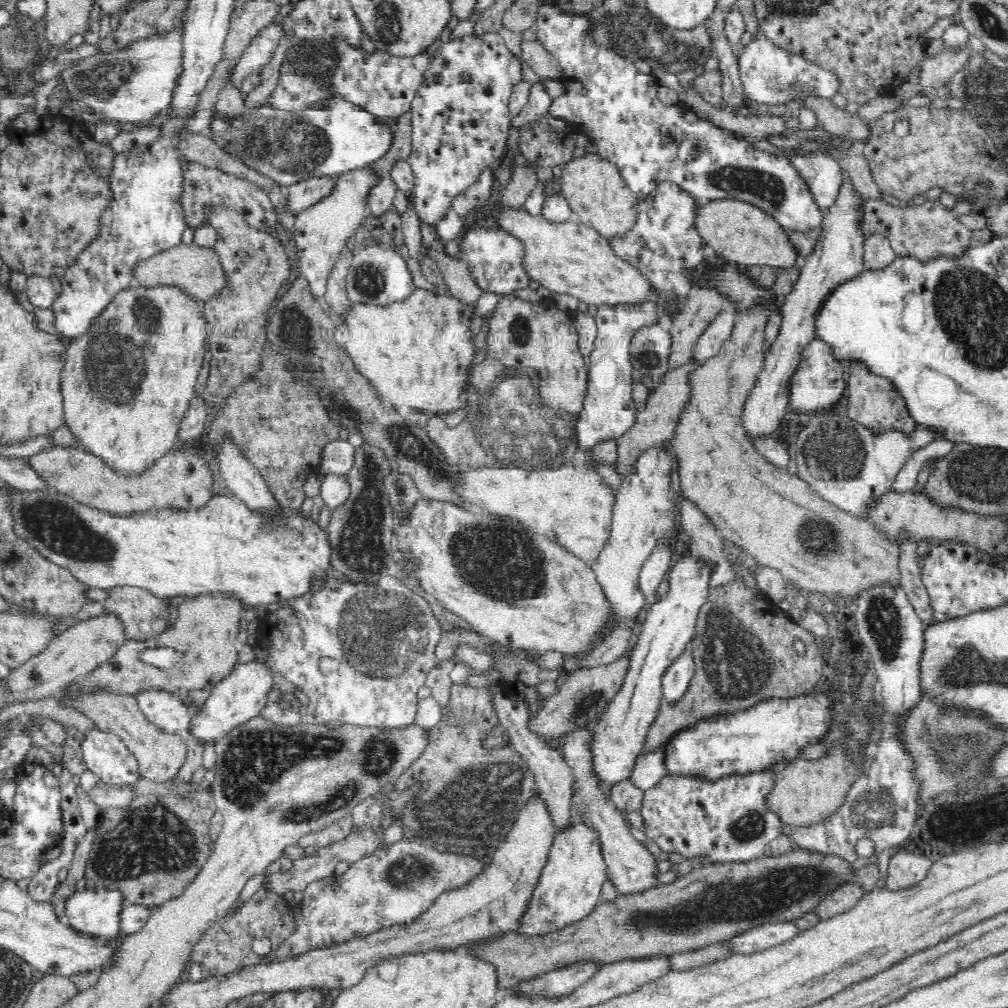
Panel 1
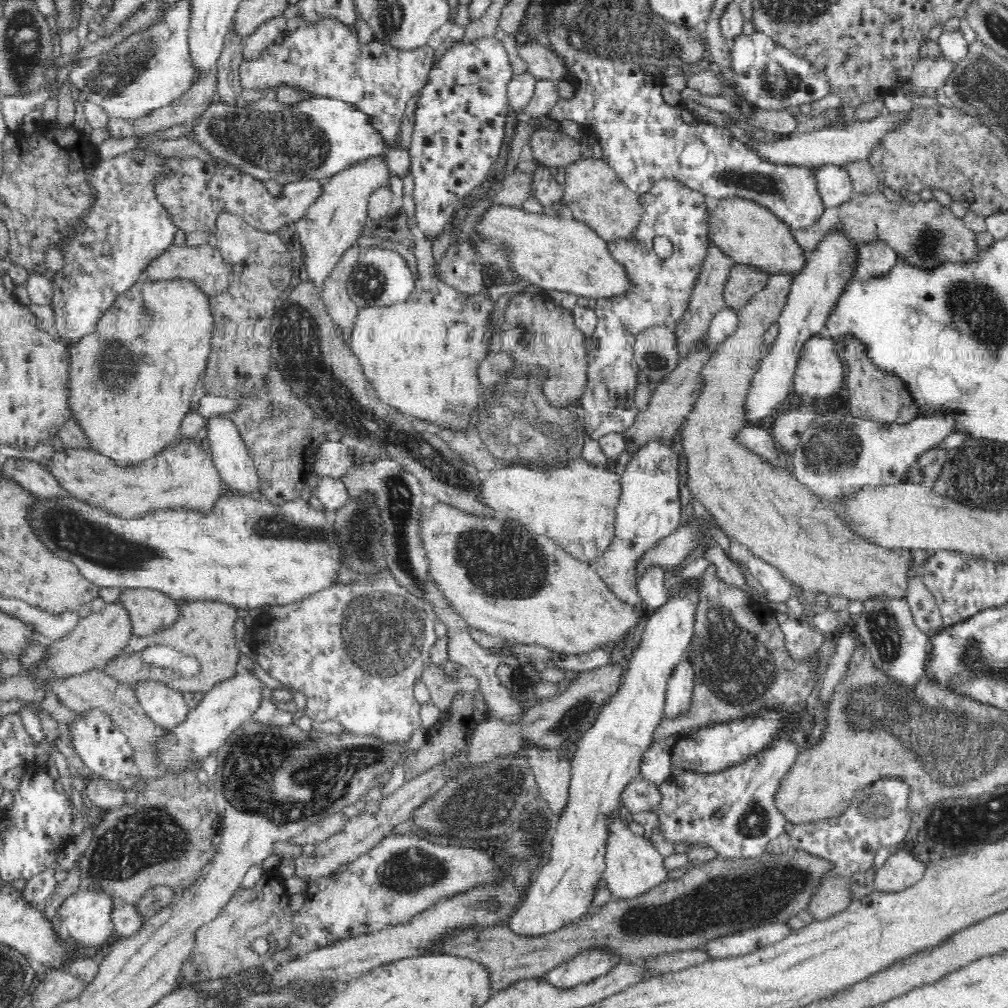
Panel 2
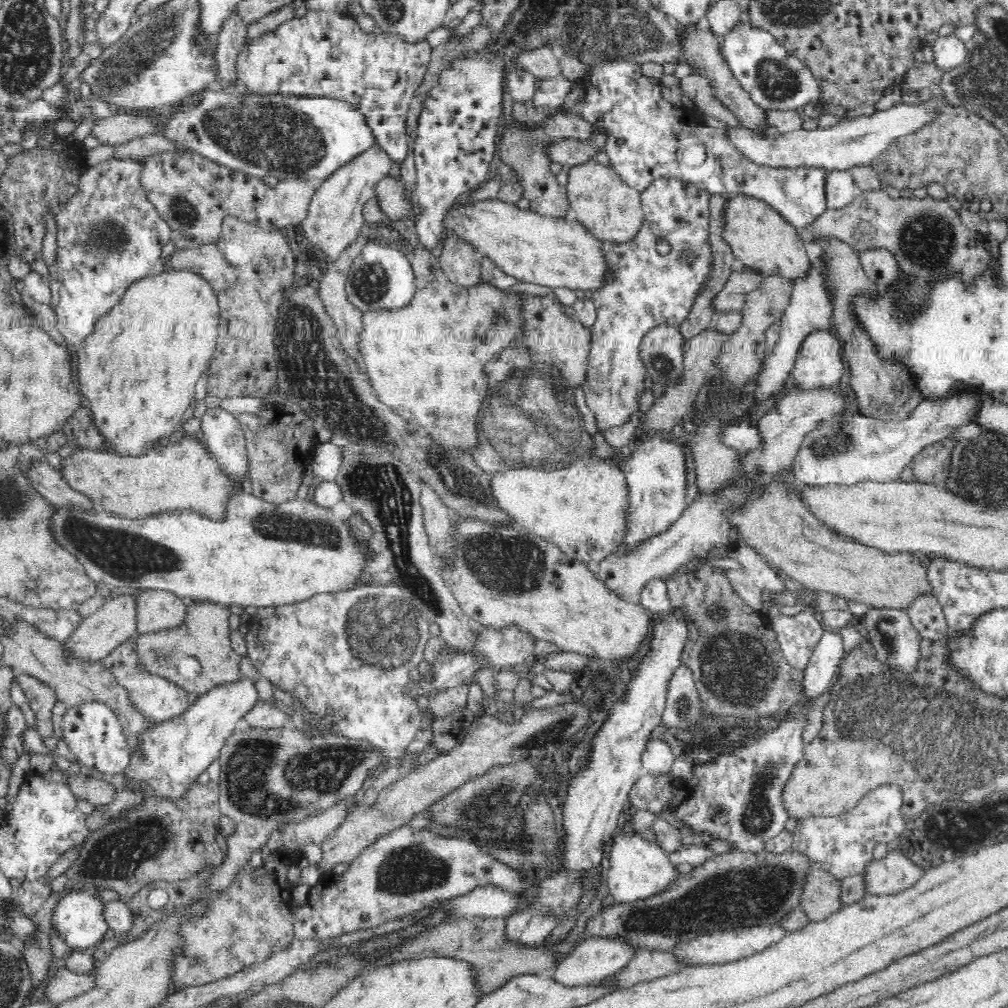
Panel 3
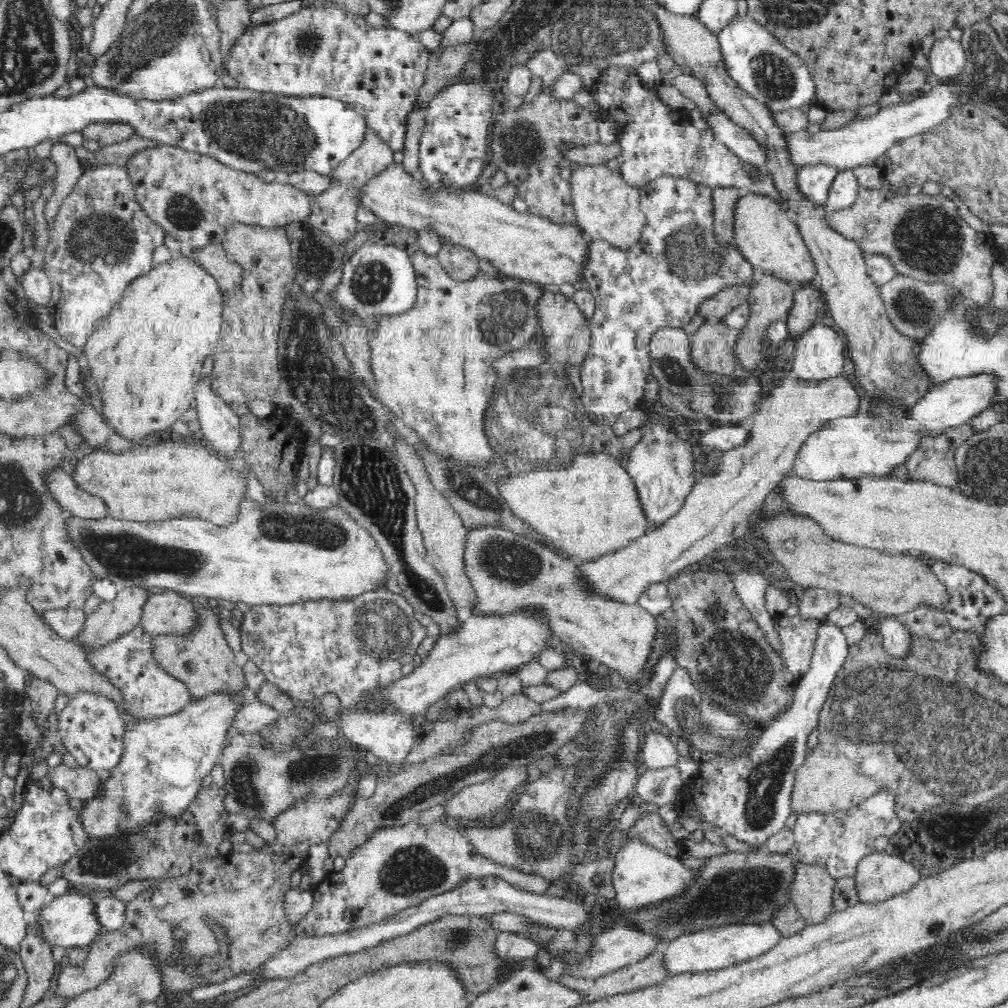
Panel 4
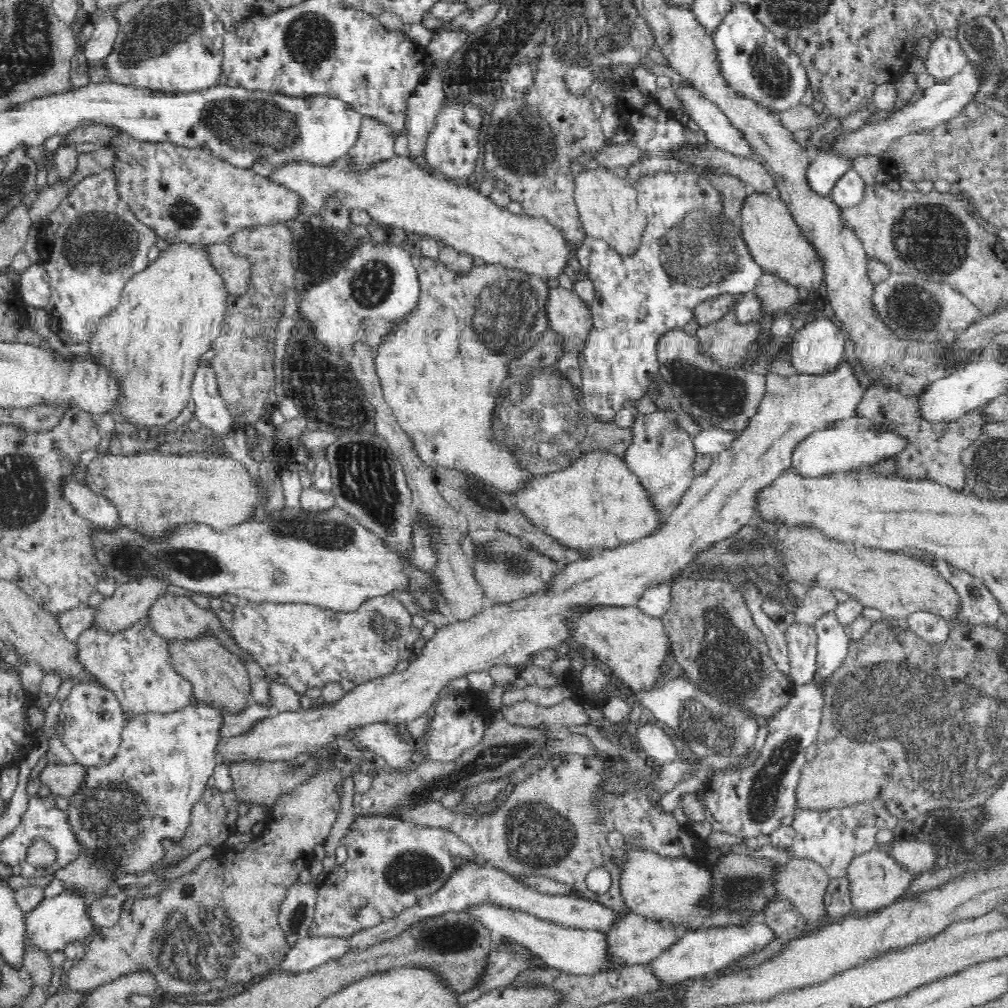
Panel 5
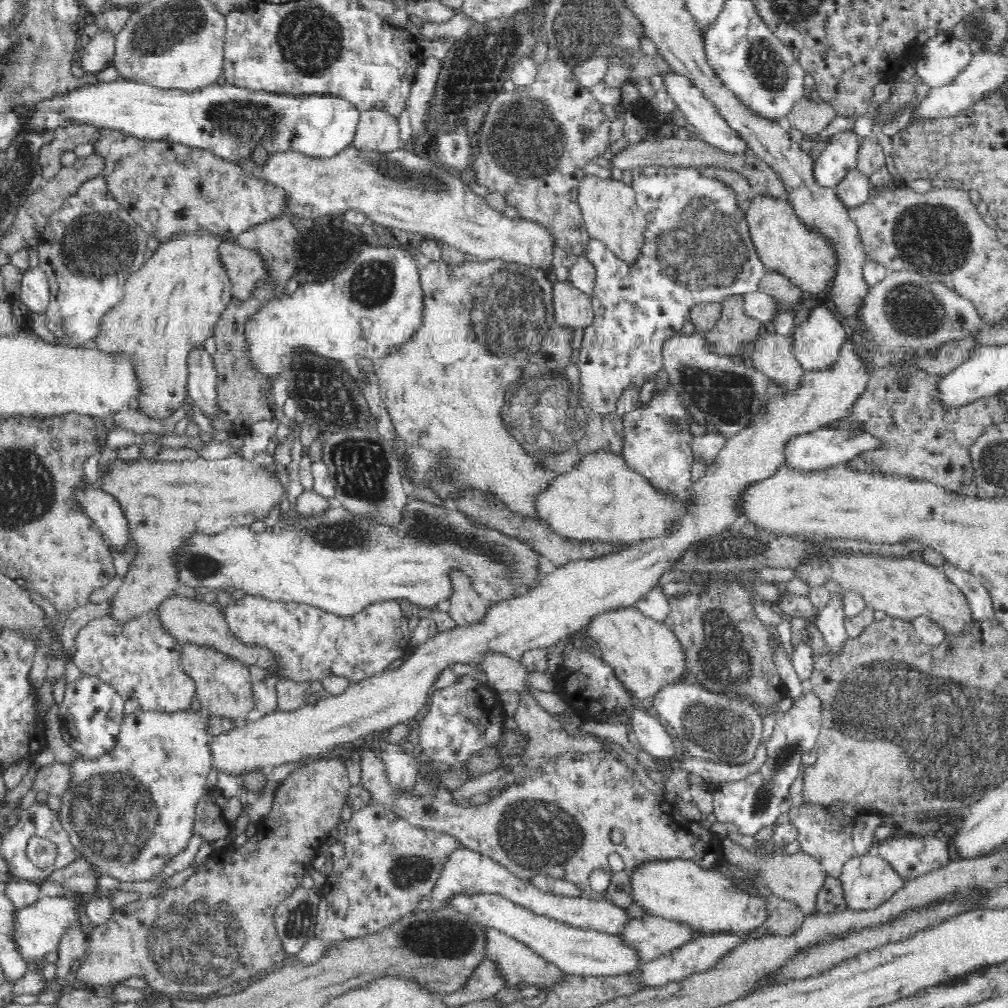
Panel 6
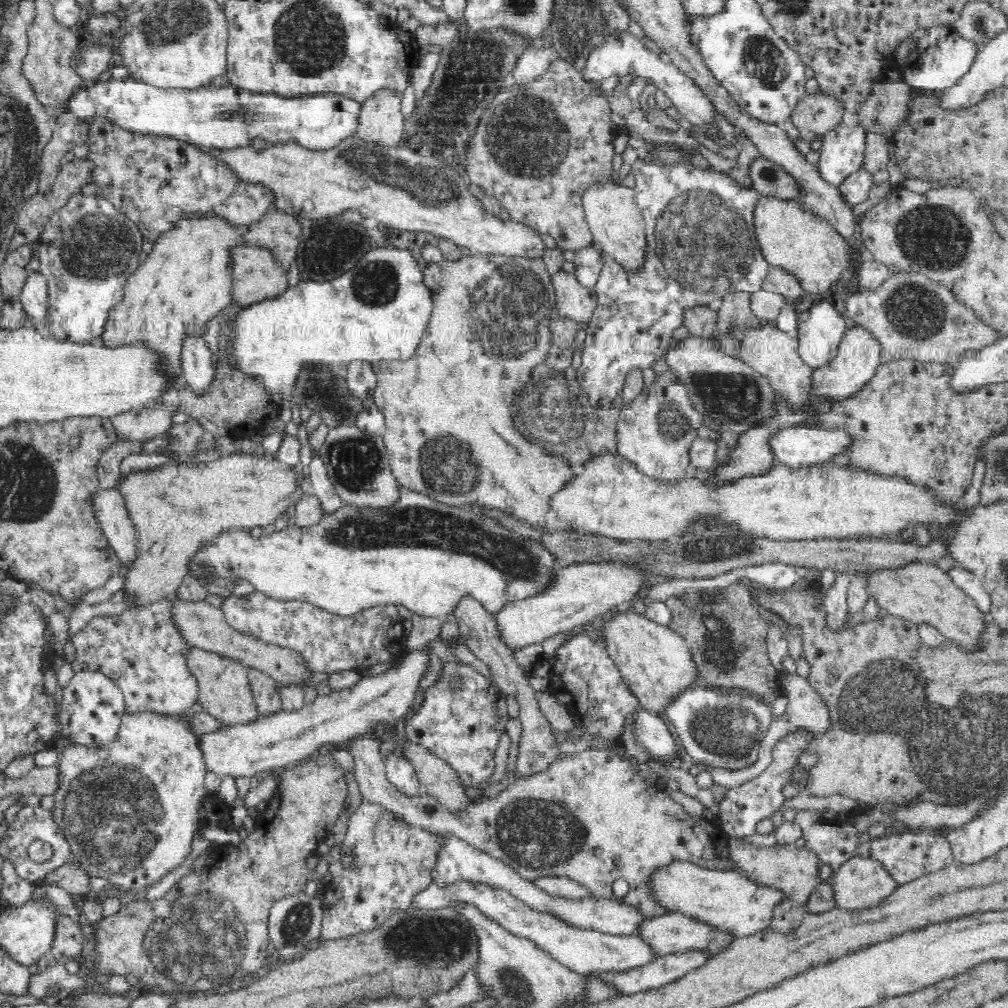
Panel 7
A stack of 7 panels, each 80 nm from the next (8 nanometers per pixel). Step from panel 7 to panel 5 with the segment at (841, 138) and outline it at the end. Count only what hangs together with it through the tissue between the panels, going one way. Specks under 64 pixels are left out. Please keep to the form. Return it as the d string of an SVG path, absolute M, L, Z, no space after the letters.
M825 148L812 156L812 164L808 170L810 187L820 195L830 195L839 178L853 169L853 160L846 153L836 153Z

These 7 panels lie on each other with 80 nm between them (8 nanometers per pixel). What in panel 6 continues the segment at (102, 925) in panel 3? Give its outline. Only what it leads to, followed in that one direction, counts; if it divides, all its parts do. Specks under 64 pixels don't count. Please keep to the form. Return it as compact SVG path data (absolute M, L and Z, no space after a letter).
M70 895L48 897L40 896L37 902L16 909L12 916L12 928L9 929L12 942L17 946L22 960L27 964L34 964L58 946L62 931L68 925L80 925L80 914L76 902L70 900Z

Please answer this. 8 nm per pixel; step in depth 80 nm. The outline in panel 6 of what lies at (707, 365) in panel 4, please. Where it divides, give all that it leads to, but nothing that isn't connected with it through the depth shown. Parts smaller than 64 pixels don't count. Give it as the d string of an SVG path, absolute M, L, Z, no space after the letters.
M726 295L723 299L720 299L720 303L721 313L716 326L708 334L701 335L706 338L708 349L712 352L726 356L726 358L745 360L750 349L750 342L762 330L761 324L744 311L744 295Z

